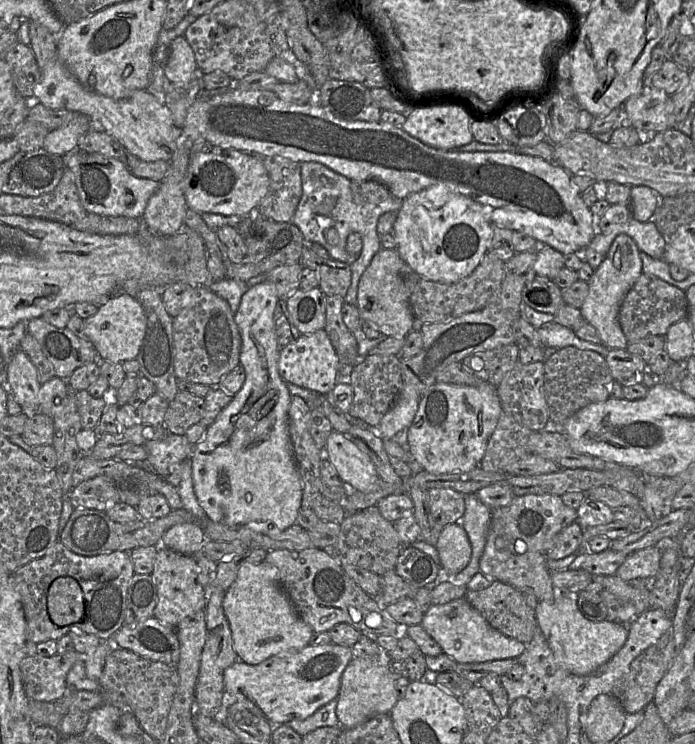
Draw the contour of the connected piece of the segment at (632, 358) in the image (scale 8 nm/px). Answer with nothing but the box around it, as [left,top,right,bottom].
[605,349,647,386]

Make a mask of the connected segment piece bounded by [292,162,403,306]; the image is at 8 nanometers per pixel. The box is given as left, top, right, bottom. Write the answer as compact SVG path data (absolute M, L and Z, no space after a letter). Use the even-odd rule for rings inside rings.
M319 162L301 163L302 196L292 223L299 228L307 244L319 243L328 251L333 260L350 265L352 281L343 299L345 303L357 306L360 278L374 255L382 248L380 235L377 232L378 219L385 212L399 211L403 199L390 196L379 204L359 205L353 199L351 181ZM329 228L335 228L338 233L336 245L331 245L326 241L325 231ZM353 232L360 234L362 238L363 247L358 257L351 256L346 250L347 237Z

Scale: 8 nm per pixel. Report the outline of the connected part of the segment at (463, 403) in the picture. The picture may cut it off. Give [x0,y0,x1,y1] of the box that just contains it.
[407,382,501,473]

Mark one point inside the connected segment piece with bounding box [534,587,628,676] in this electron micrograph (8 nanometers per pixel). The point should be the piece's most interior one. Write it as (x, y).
(579, 645)

